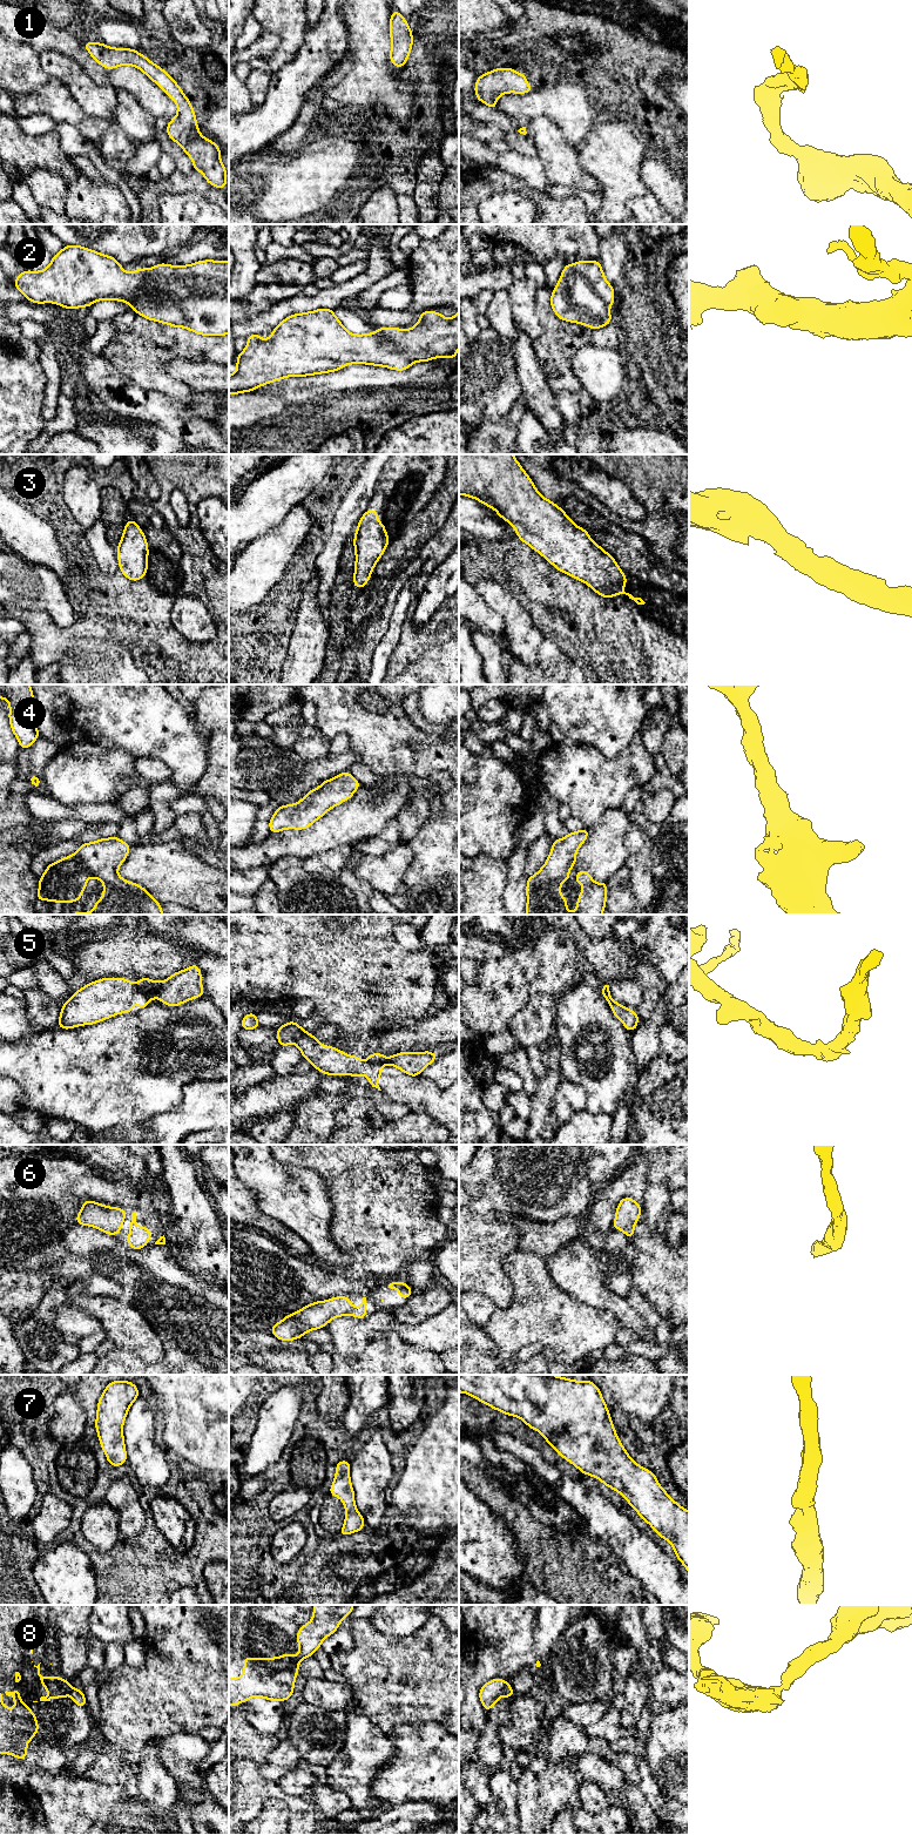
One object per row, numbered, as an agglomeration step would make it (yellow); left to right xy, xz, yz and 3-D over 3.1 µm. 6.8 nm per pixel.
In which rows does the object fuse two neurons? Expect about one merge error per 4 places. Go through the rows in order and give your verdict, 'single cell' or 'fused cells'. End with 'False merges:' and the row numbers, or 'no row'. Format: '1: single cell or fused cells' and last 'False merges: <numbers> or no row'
1: single cell
2: single cell
3: single cell
4: single cell
5: fused cells
6: single cell
7: single cell
8: fused cells
False merges: 5, 8

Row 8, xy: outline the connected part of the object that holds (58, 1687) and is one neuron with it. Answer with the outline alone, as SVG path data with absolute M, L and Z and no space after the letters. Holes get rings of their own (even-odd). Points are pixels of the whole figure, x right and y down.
M40 1664L38 1666L34 1665L34 1667L38 1668L38 1675L40 1677L41 1686L46 1687L49 1693L48 1696L41 1696L40 1701L50 1701L52 1698L58 1699L62 1696L65 1696L68 1701L67 1695L73 1688L69 1681L60 1677L42 1677L40 1674Z

